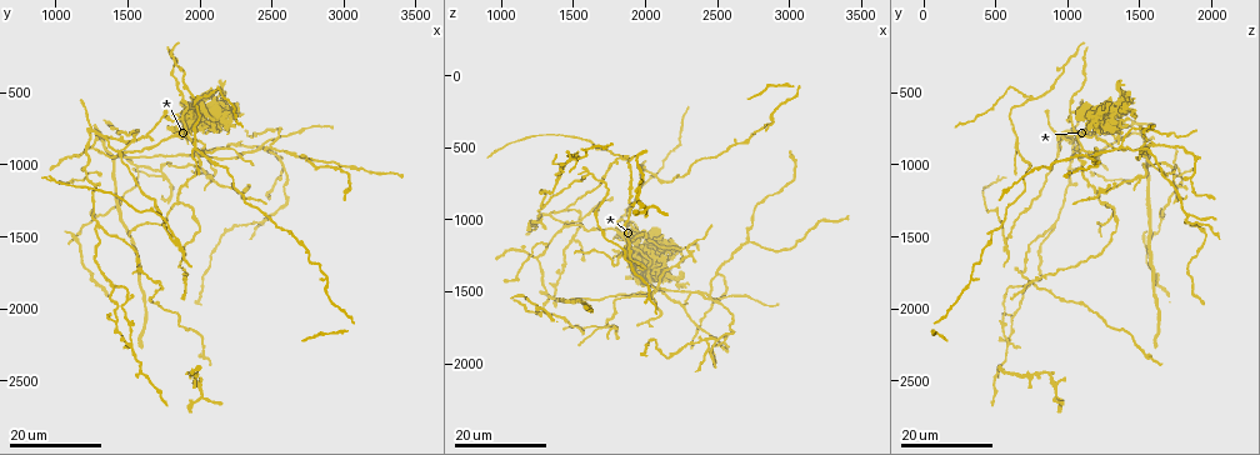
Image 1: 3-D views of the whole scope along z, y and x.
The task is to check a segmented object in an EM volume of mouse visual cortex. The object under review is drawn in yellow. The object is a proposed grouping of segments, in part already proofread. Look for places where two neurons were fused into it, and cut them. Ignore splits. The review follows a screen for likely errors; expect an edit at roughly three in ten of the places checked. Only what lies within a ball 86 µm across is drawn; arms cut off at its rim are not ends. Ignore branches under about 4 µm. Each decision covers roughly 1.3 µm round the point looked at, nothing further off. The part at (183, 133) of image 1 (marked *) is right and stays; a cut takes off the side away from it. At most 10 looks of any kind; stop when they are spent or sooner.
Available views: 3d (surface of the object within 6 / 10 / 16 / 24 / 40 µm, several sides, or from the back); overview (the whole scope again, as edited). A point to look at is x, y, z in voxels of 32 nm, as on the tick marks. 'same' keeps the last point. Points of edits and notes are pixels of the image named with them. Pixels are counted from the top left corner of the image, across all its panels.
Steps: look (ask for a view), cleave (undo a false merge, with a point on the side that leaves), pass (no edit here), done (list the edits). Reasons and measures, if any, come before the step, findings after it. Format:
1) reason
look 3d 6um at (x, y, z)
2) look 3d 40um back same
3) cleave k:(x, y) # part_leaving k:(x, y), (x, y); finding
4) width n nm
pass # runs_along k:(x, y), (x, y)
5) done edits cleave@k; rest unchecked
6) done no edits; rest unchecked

arms part here
look 3d 24um at (1860, 820, 1120)

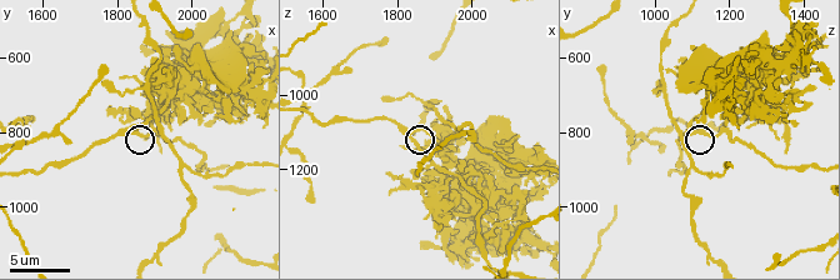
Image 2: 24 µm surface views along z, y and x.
closer look
look 3d 6um at (1840, 800, 1120)

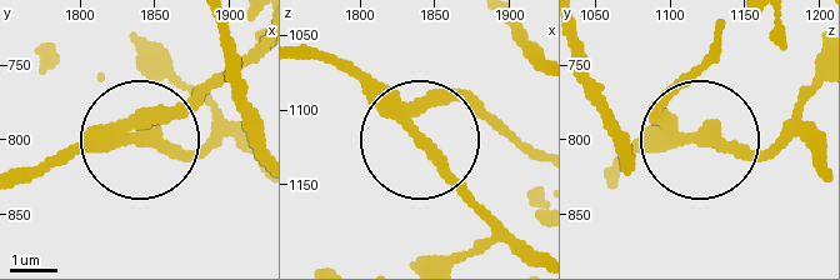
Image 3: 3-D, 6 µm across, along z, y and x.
pass # runs_along 3:(660, 106), (709, 143), (768, 154), (811, 143); all the same neuron

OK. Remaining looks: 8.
three-way junction
look 3d 24um at (2380, 920, 1520)

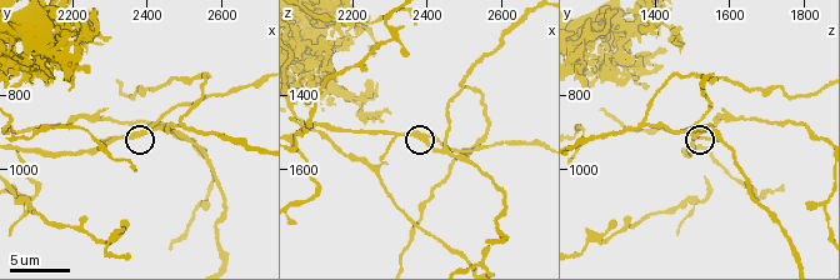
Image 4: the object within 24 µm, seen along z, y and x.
look 3d 10um at (2400, 900, 1520)

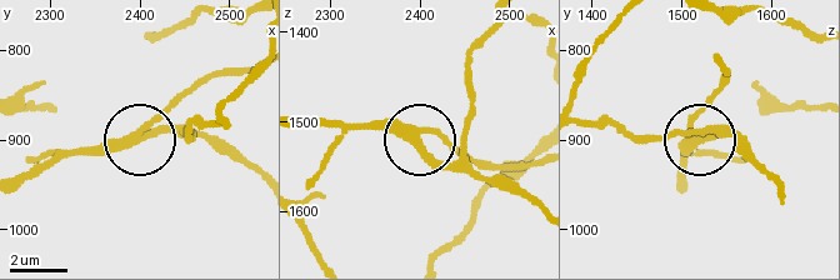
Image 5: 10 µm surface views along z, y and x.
side_arm 21 um; arms 3
pass # all the same neuron

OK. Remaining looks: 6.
arms part here
look 3d 16um at (1240, 880, 1280)

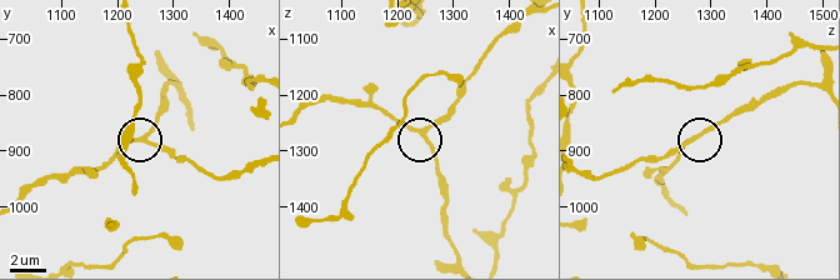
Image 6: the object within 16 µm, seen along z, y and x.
zoom in
look 3d 6um at (1245, 875, 1265)

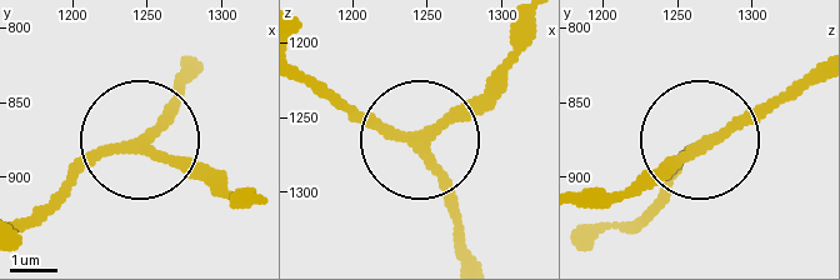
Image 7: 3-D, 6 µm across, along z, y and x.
pass # runs_along 7:(588, 198), (635, 194), (695, 138), (639, 218); continuous, no second neuron

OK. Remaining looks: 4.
thin arm on a thick one
look 3d 24um at (1940, 880, 640)

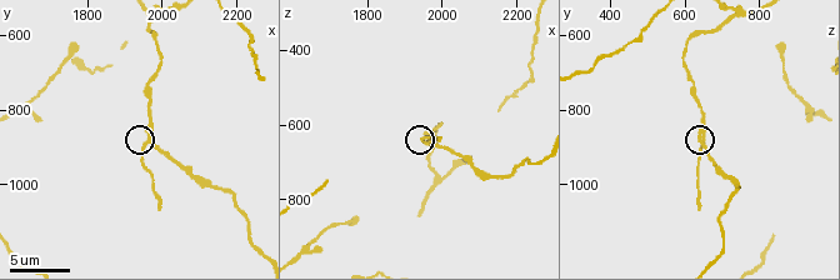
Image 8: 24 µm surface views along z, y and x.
look 3d 10um at (1960, 890, 640)

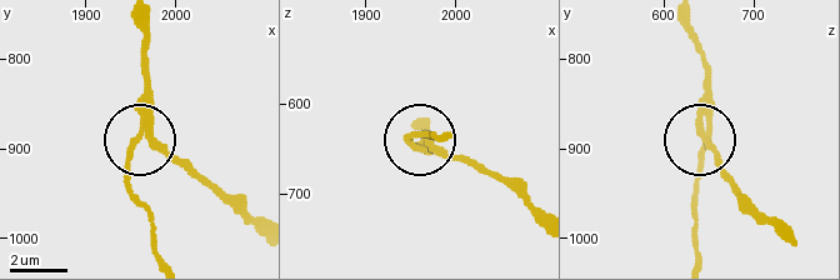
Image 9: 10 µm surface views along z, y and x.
look 3d 6um same

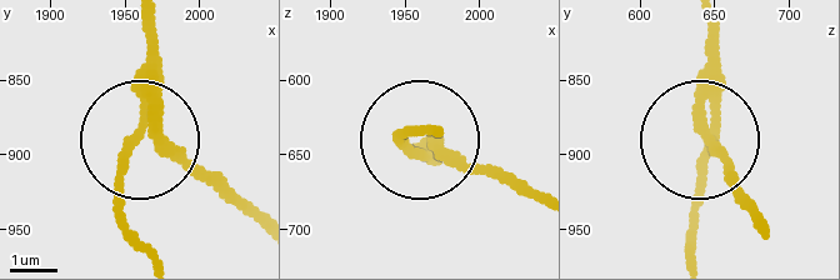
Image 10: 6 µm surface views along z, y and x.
side_arm 6 um; arms 3
pass # continuous, no second neuron

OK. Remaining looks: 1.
done no edits; rest unchecked

